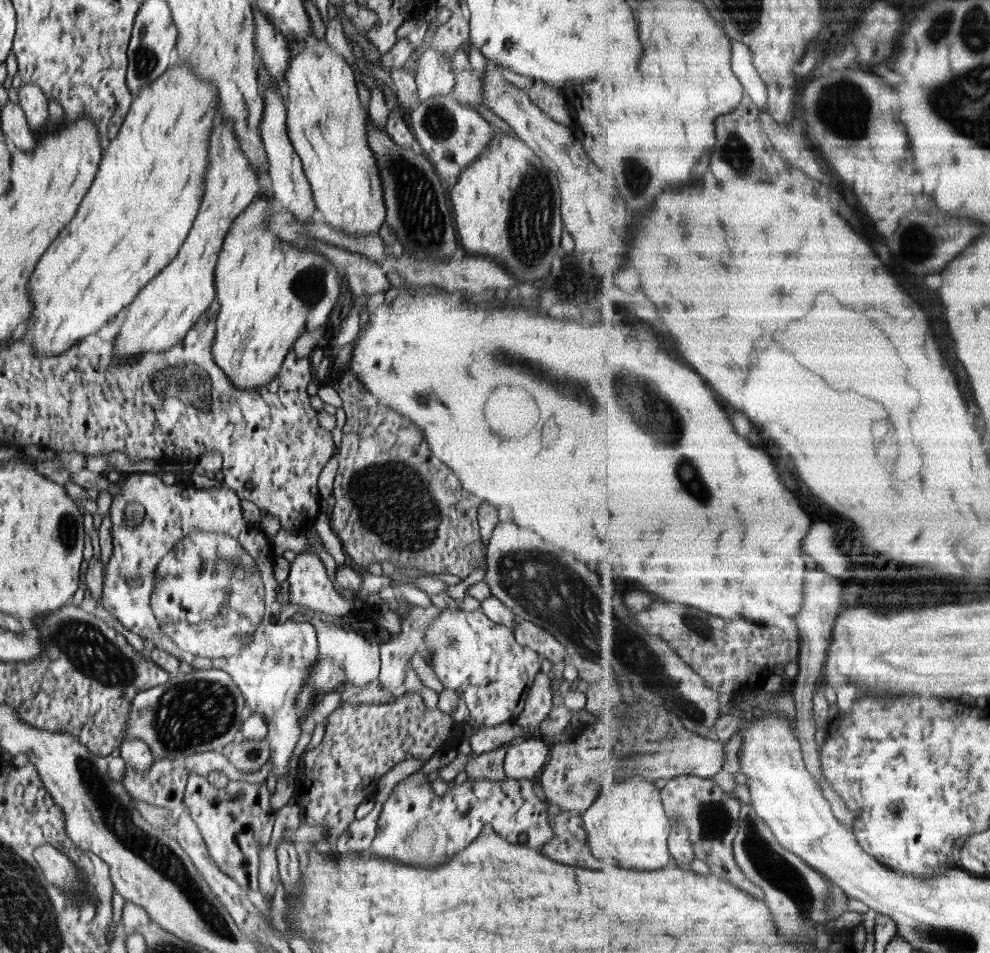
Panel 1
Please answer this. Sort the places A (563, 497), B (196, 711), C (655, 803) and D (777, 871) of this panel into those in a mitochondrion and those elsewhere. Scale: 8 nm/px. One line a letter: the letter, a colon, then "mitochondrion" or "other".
A: other
B: mitochondrion
C: other
D: mitochondrion

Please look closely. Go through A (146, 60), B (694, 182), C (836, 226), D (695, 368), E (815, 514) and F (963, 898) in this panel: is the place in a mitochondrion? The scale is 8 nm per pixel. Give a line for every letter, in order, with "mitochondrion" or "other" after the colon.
A: mitochondrion
B: other
C: other
D: other
E: other
F: other

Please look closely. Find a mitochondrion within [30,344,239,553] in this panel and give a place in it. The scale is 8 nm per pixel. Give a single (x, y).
(186, 382)

